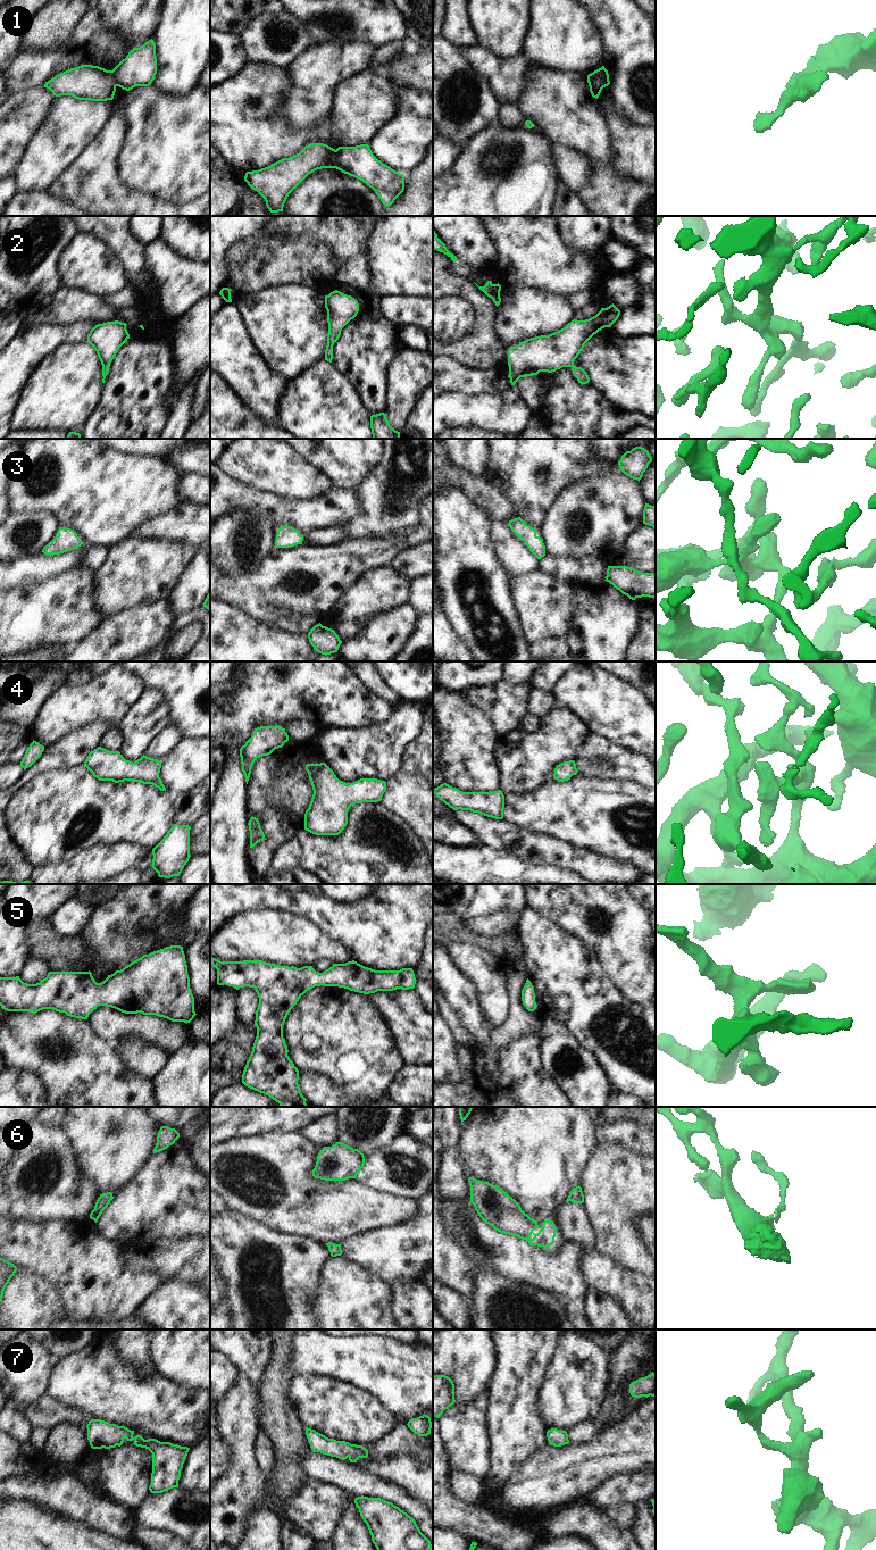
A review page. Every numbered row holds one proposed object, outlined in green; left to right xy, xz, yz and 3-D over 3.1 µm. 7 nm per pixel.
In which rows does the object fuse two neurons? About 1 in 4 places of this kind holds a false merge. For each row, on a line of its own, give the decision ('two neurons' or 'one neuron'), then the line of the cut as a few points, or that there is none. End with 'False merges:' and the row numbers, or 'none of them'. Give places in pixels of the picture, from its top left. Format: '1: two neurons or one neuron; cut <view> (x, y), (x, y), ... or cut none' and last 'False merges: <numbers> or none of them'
1: two neurons; cut yz (587, 75), (597, 77), (608, 76)
2: one neuron; cut none
3: one neuron; cut none
4: one neuron; cut none
5: one neuron; cut none
6: one neuron; cut none
7: one neuron; cut none
False merges: 1

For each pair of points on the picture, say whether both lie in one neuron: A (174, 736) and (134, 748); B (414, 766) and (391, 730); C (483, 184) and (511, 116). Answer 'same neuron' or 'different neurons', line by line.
A: different neurons
B: different neurons
C: different neurons

